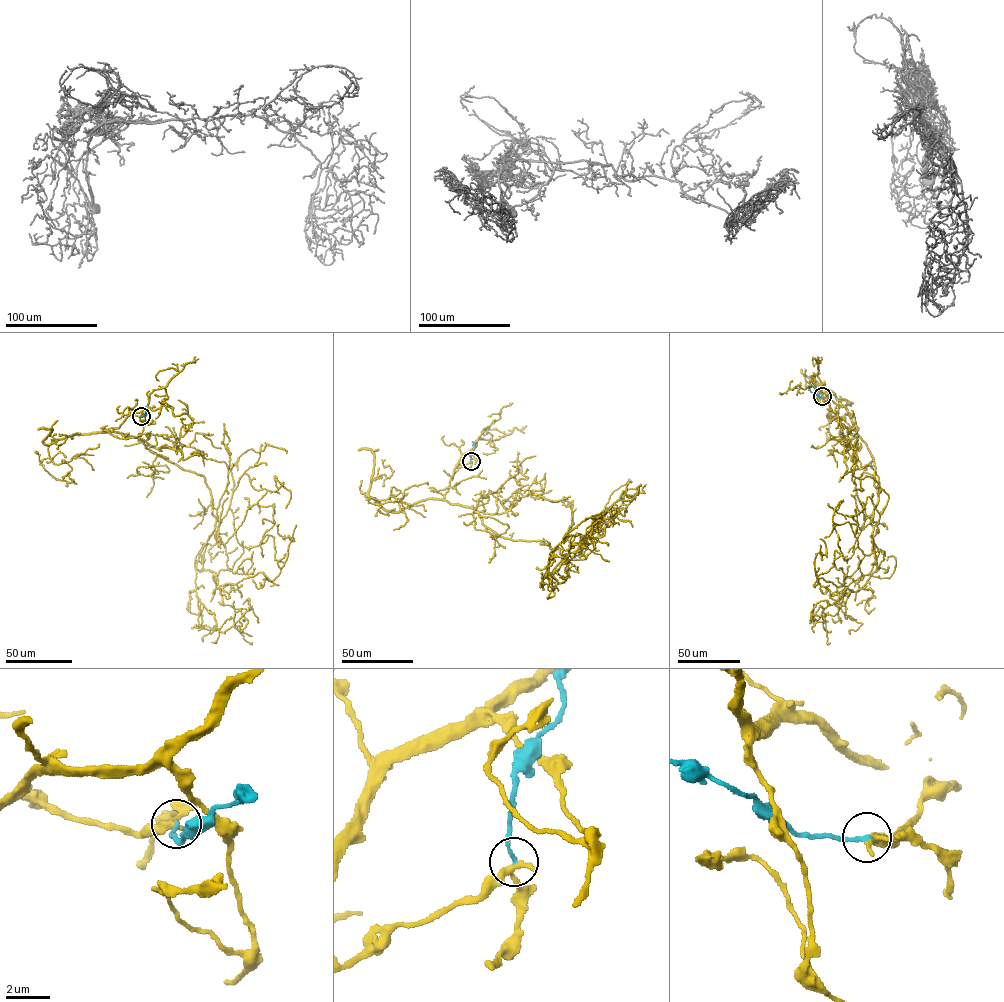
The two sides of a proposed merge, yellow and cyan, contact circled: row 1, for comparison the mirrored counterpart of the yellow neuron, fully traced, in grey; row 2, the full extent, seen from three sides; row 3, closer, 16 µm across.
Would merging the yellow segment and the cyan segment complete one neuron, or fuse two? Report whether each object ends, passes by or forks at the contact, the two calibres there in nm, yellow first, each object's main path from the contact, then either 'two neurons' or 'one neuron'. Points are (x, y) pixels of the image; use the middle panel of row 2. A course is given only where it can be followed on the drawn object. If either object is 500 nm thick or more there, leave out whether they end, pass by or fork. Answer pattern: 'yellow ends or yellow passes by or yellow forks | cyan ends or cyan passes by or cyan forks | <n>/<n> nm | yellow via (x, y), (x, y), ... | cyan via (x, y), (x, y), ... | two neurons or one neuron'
yellow passes by | cyan ends | 280/180 nm | yellow via (471, 461), (444, 499), (560, 549), (554, 572), (635, 497), (614, 522) | cyan via (471, 461), (473, 442), (474, 446) | two neurons

